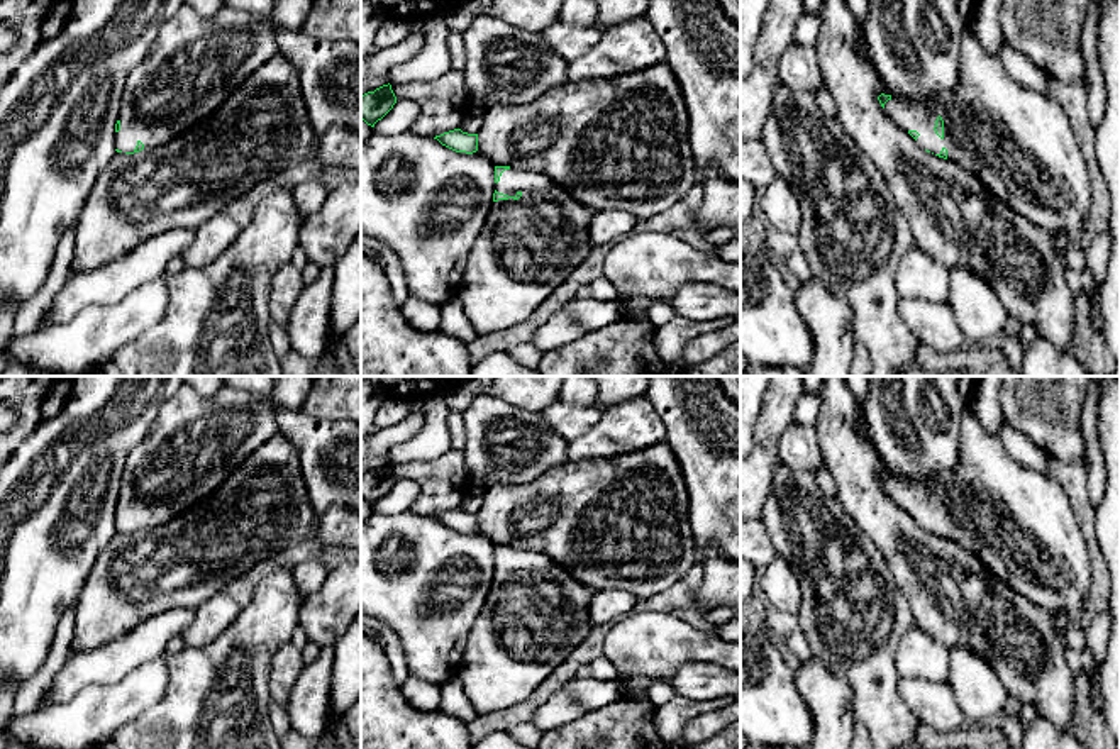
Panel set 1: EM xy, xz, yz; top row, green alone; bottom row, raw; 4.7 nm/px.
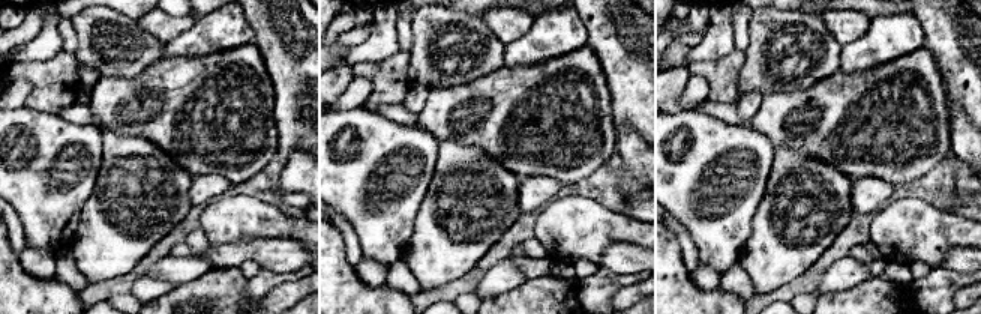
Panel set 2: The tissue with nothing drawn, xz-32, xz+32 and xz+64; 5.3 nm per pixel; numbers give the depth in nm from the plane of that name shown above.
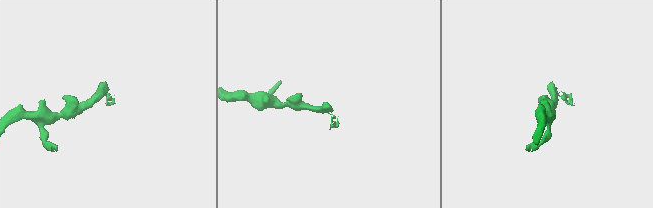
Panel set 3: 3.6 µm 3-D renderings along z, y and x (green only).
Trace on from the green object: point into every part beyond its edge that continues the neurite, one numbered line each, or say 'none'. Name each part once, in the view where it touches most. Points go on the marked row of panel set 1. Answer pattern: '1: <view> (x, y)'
1: xz (527, 248)

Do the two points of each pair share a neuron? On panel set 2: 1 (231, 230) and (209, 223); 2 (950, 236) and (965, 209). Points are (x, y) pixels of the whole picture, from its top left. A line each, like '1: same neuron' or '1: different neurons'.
1: same neuron
2: different neurons

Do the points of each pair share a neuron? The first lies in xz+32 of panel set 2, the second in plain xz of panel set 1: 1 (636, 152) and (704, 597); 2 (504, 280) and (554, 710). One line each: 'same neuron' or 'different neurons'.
1: same neuron
2: same neuron

